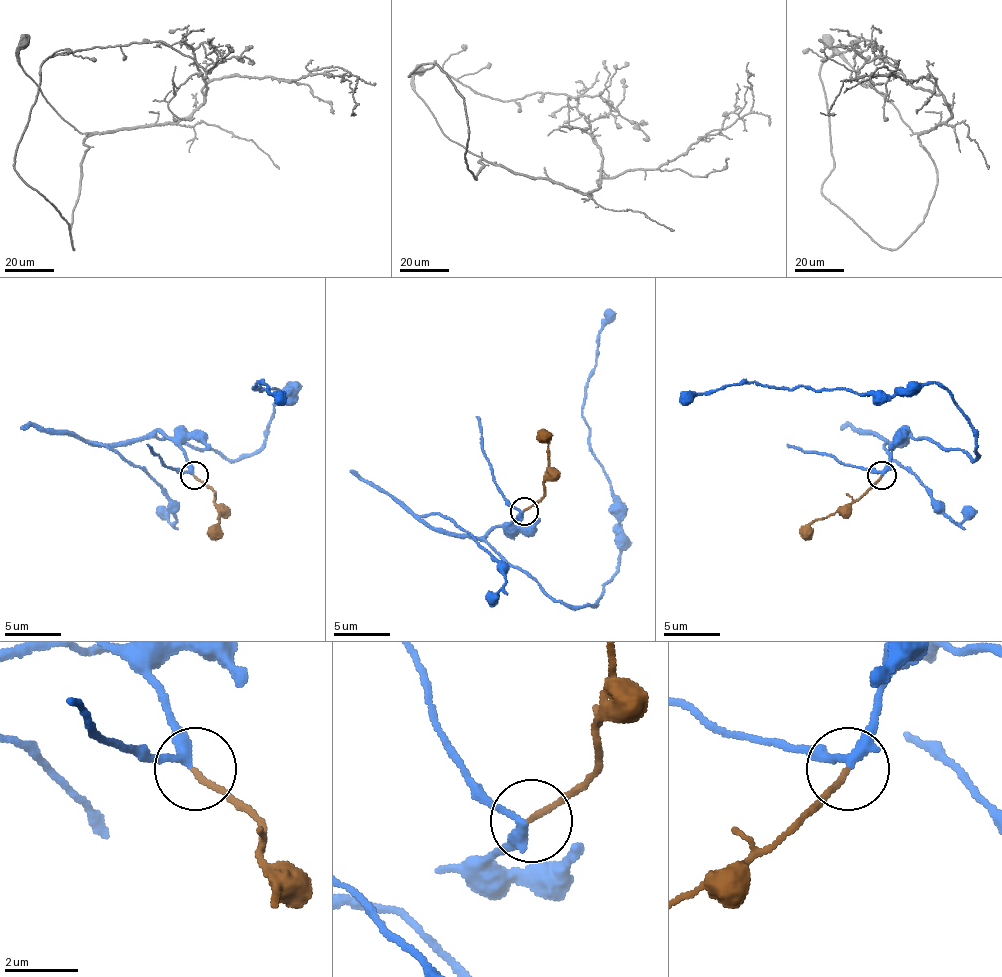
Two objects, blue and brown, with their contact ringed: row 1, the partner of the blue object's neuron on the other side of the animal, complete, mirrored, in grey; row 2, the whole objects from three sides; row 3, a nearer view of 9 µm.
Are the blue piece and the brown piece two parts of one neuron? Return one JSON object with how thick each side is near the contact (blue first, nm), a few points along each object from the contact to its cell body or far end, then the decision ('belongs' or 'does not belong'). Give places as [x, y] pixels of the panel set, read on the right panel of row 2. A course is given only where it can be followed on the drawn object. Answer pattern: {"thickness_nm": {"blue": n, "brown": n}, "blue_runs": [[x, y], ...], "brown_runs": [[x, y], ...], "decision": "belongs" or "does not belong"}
{"thickness_nm": {"blue": 240, "brown": 160}, "blue_runs": [[881, 474], [904, 432], [977, 455], [974, 426], [954, 398], [940, 387], [867, 395], [725, 384], [680, 401]], "brown_runs": [[881, 474], [864, 491], [816, 520], [805, 539]], "decision": "belongs"}

